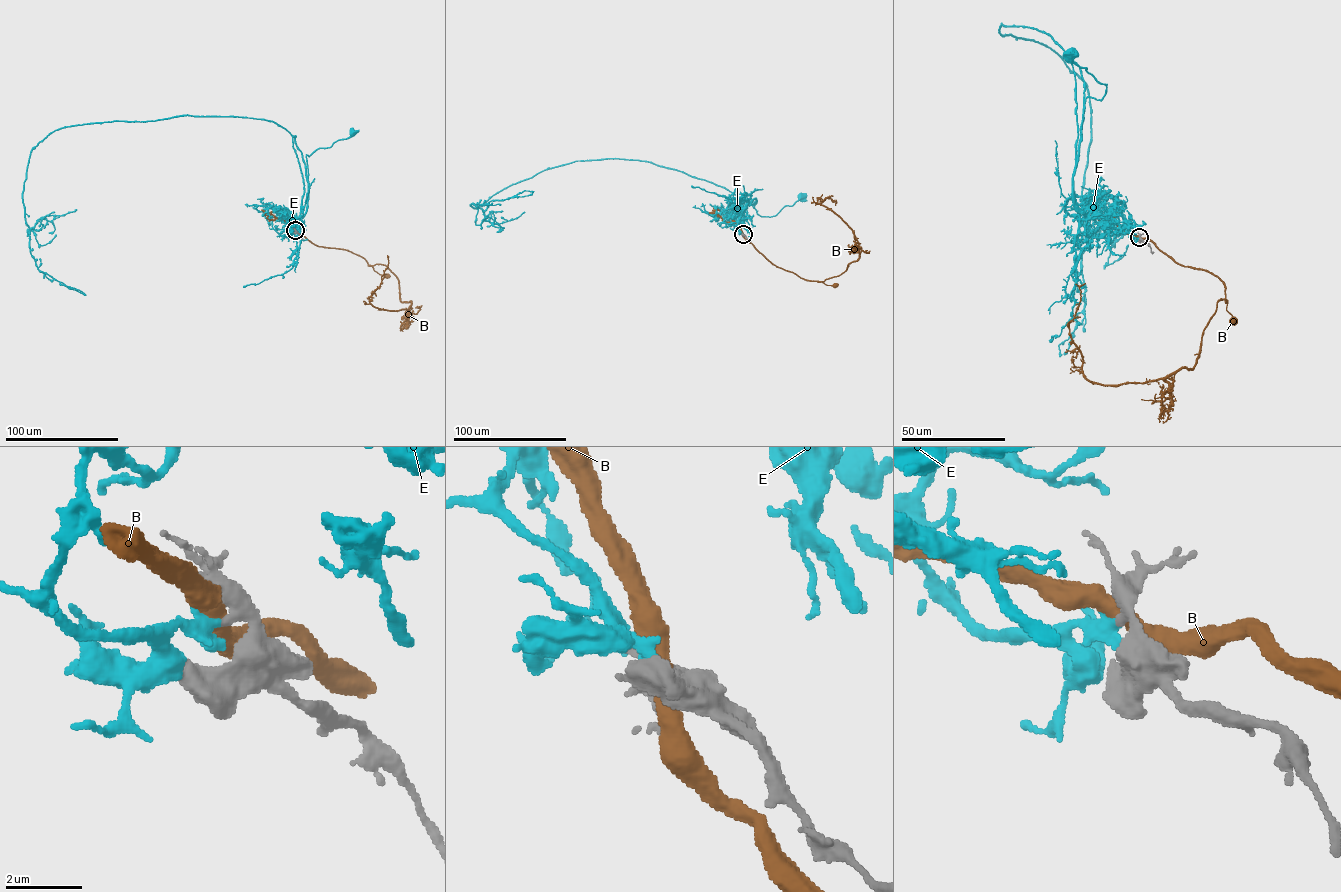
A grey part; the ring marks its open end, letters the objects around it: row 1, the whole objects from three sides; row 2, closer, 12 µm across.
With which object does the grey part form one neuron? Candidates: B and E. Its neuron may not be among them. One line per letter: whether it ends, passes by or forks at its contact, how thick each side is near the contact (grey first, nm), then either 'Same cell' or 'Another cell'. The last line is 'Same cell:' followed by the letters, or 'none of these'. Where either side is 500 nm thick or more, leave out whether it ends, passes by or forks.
B: It passes by. Thickness 420 nm (grey) against 480 nm. Another cell
E: It ends there. Thickness 360 nm (grey) against 440 nm. Same cell
Same cell: E

